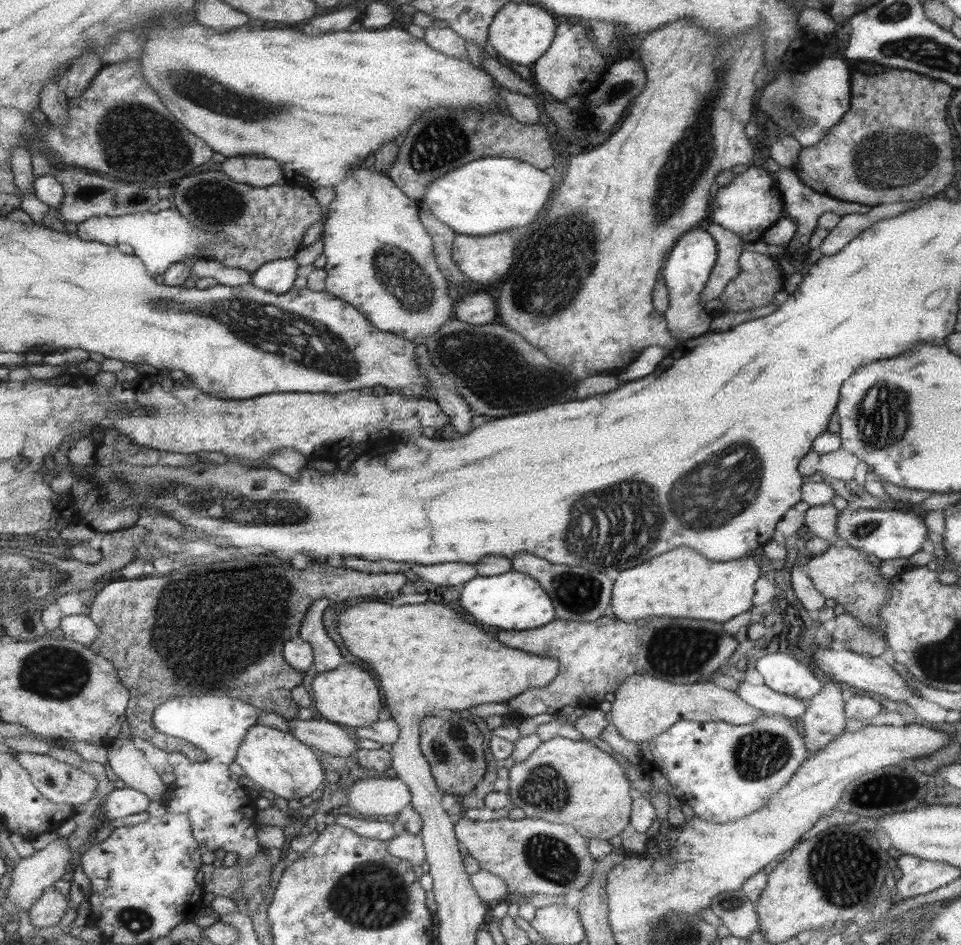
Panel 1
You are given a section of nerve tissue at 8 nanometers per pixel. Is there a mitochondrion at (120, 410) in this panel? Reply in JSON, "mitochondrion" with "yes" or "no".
{"mitochondrion":"yes"}

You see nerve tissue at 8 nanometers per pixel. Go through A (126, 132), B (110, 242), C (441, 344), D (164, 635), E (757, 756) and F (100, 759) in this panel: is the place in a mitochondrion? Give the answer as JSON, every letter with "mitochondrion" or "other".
{"A":"mitochondrion","B":"other","C":"mitochondrion","D":"mitochondrion","E":"mitochondrion","F":"other"}

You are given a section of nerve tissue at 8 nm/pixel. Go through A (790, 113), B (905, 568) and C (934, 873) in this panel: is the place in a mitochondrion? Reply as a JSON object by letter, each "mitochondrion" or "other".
{"A":"mitochondrion","B":"other","C":"other"}

